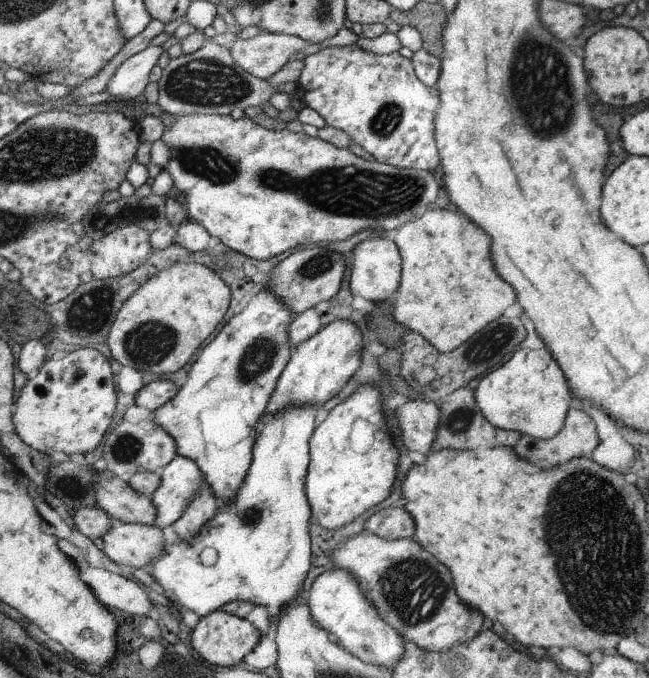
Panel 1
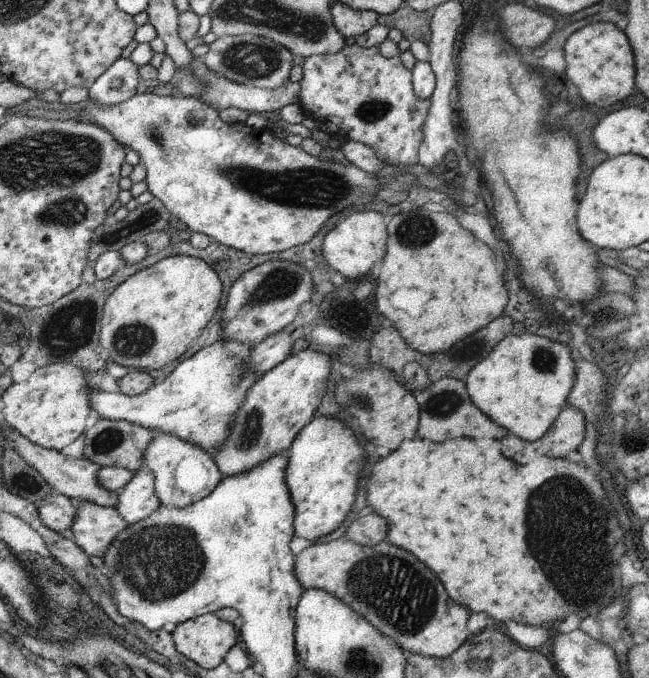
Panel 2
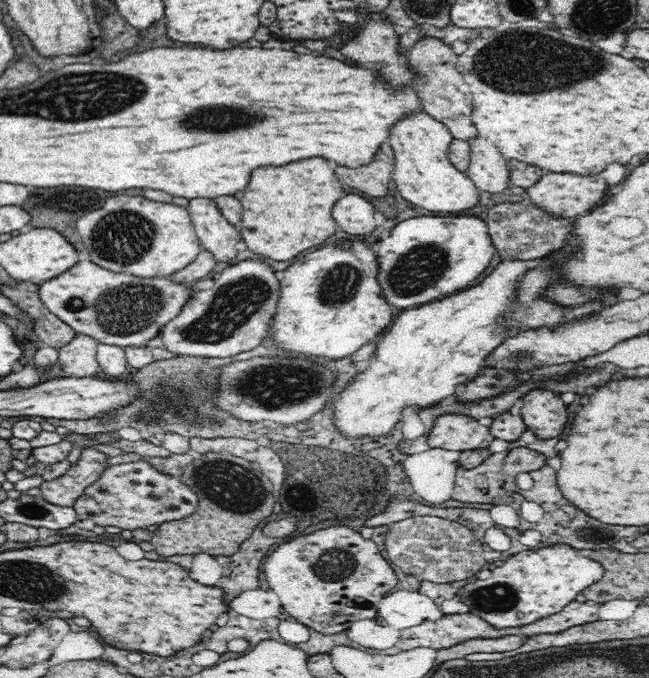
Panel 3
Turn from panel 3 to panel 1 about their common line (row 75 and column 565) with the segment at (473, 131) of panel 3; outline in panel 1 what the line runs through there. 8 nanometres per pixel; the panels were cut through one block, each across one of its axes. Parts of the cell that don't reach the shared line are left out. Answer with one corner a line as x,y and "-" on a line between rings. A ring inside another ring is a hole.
575,408
568,409
562,430
550,439
537,439
530,435
522,435
520,442
513,448
520,456
532,464
540,464
542,468
554,468
574,458
592,458
592,452
600,446
600,438
594,420
584,411

